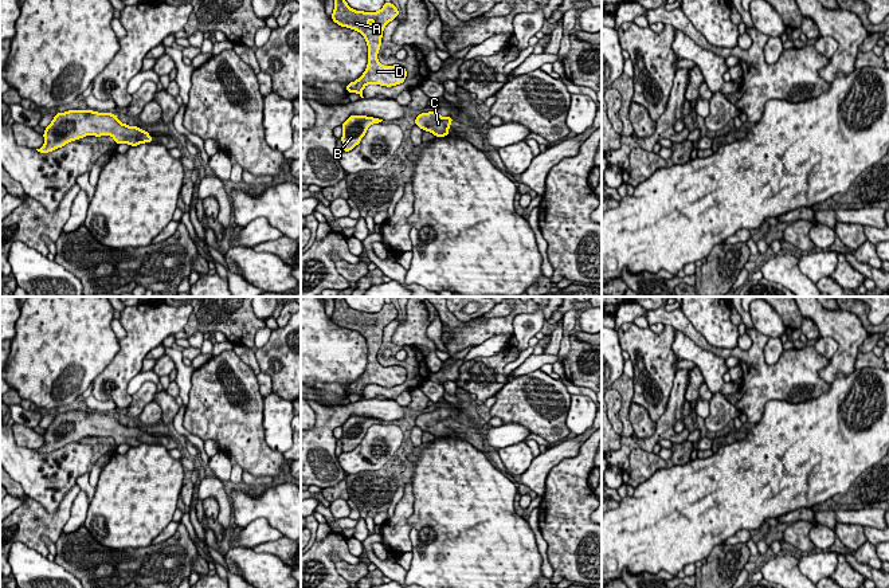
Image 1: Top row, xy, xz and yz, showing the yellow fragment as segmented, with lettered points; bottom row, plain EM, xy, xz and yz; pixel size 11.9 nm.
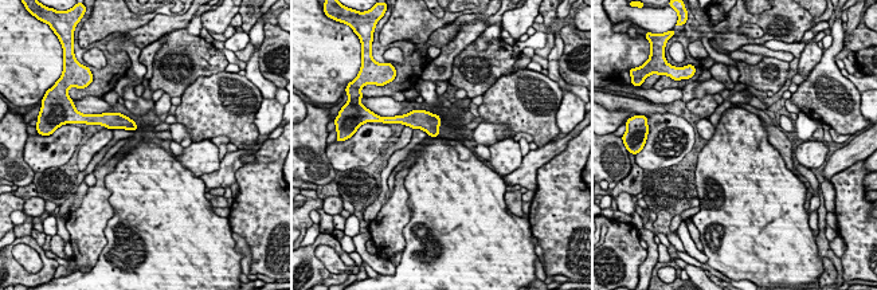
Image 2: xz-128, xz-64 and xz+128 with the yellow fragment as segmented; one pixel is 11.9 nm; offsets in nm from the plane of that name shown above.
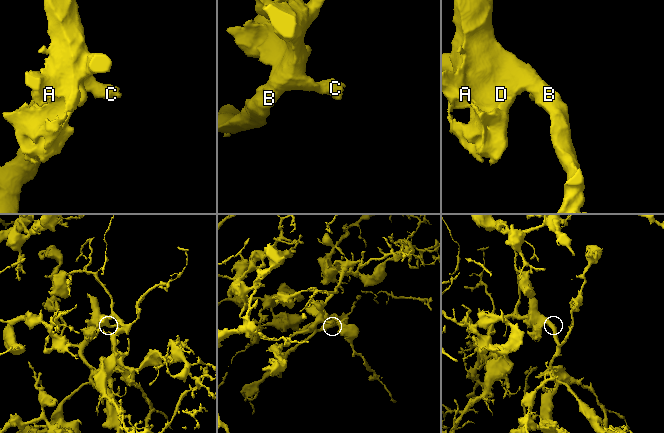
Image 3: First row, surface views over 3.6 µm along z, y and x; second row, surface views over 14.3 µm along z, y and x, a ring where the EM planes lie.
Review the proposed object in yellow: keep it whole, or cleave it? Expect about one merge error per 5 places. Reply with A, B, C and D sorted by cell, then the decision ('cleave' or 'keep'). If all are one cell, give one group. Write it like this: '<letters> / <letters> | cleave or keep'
A B C D | keep

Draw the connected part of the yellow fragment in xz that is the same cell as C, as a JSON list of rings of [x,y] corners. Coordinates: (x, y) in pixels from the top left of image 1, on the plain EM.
[[[438,411],[422,413],[415,420],[416,427],[432,434],[435,438],[449,436],[451,423],[454,423],[451,418],[443,419]]]

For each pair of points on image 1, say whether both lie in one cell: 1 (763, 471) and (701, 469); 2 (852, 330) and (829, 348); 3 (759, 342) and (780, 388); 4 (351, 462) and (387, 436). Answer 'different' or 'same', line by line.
1: same
2: different
3: same
4: same

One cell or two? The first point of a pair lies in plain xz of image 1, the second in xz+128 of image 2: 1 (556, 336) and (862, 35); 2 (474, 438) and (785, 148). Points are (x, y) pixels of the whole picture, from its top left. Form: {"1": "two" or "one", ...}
{"1": "two", "2": "one"}

